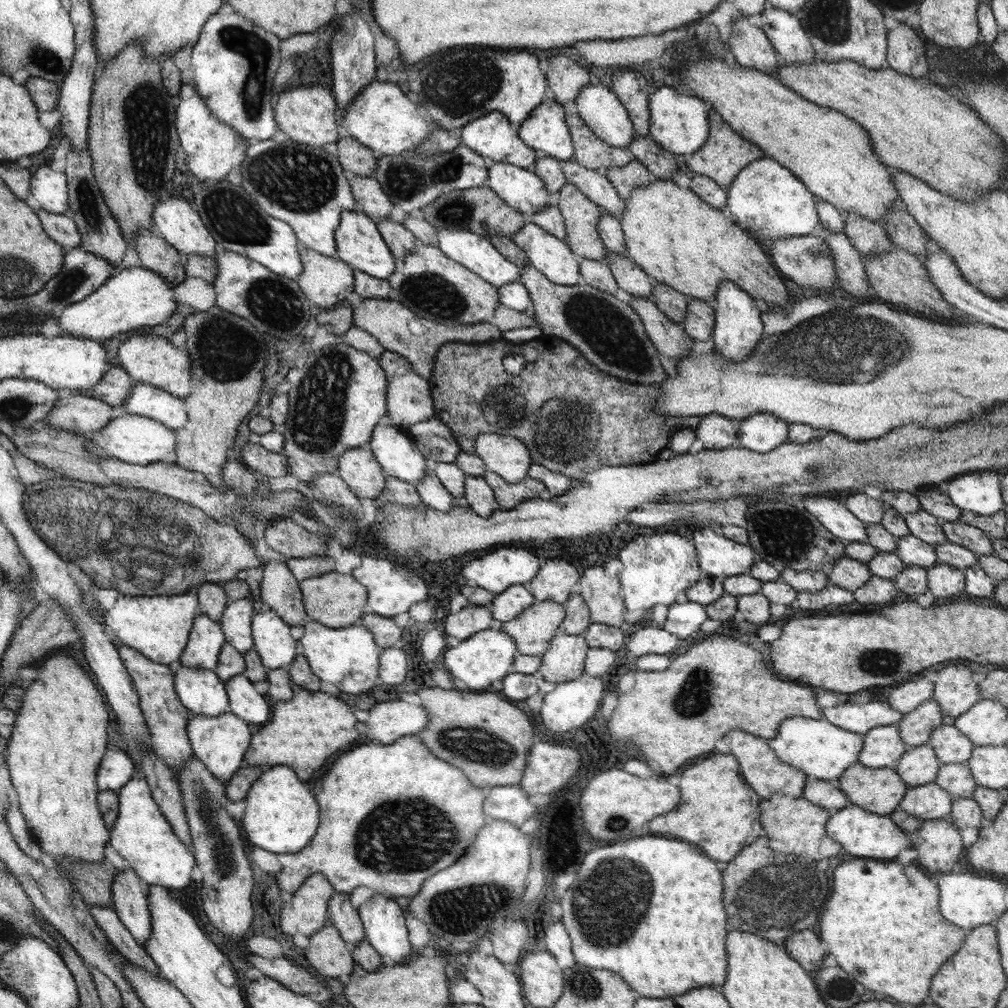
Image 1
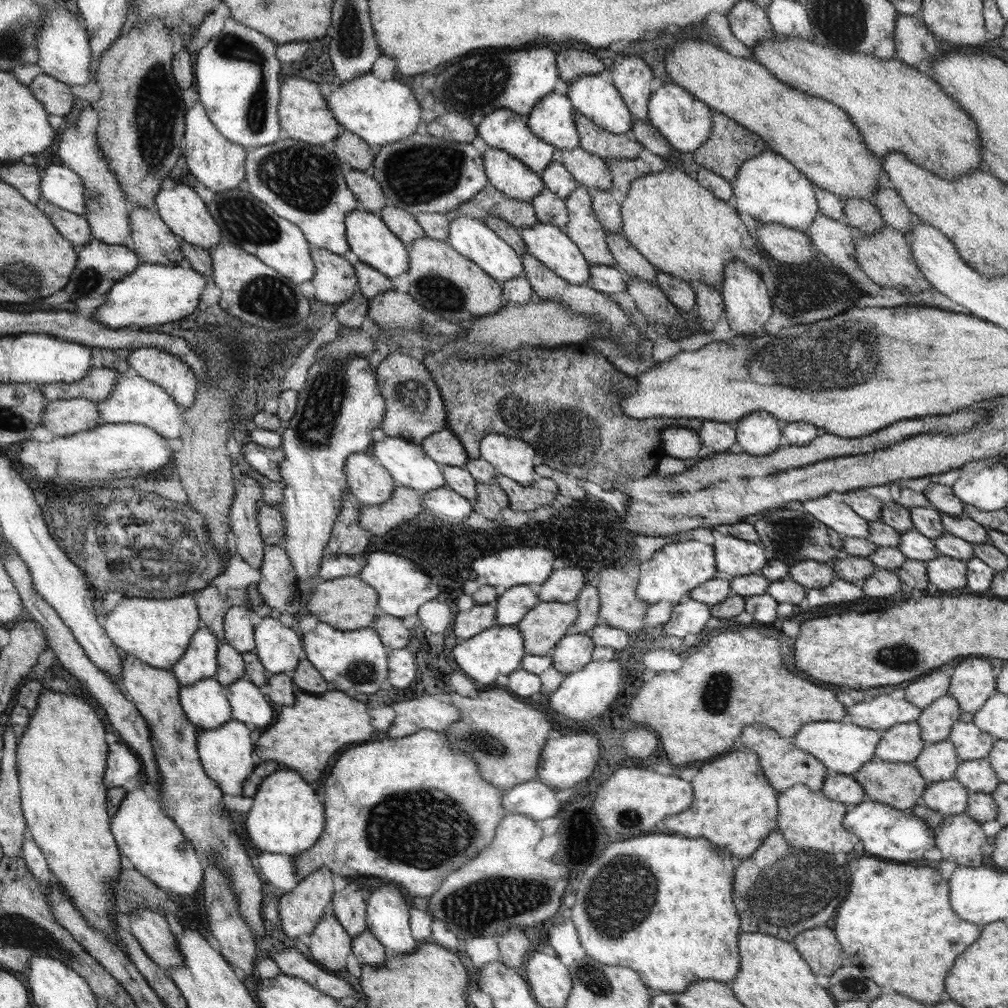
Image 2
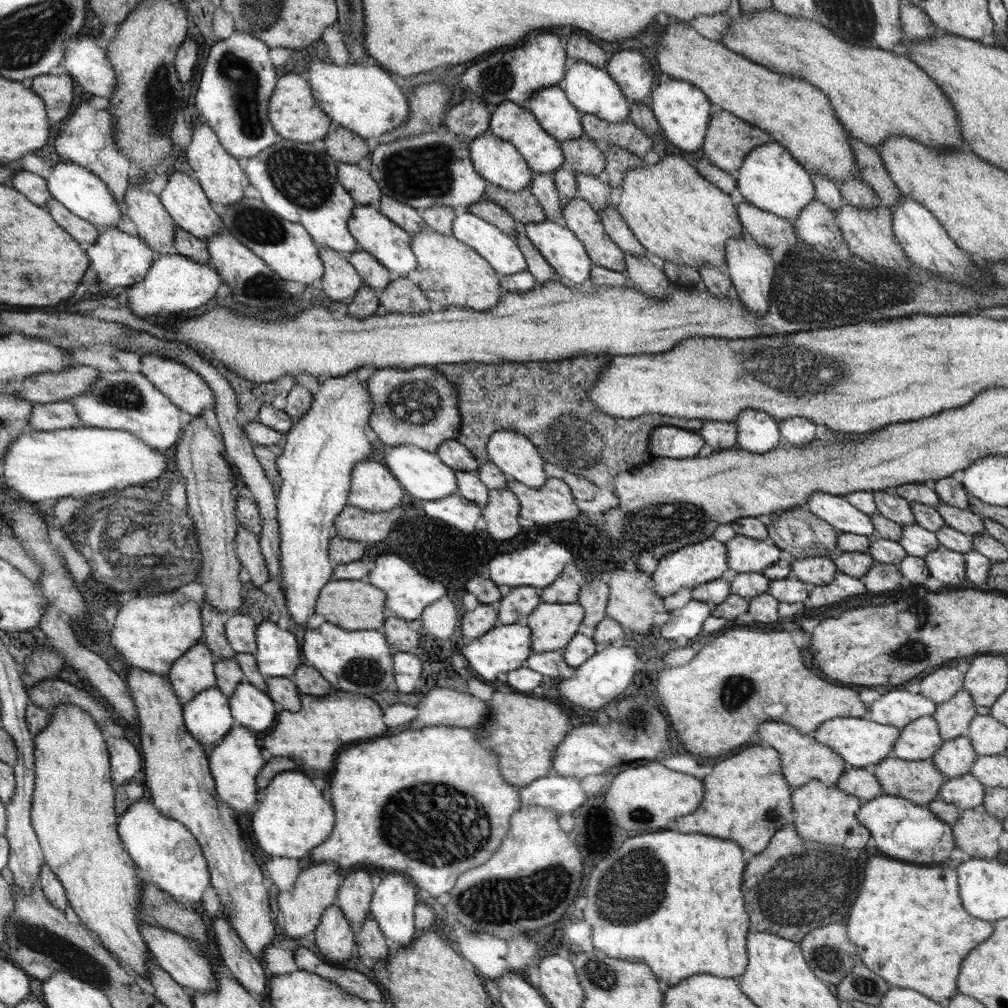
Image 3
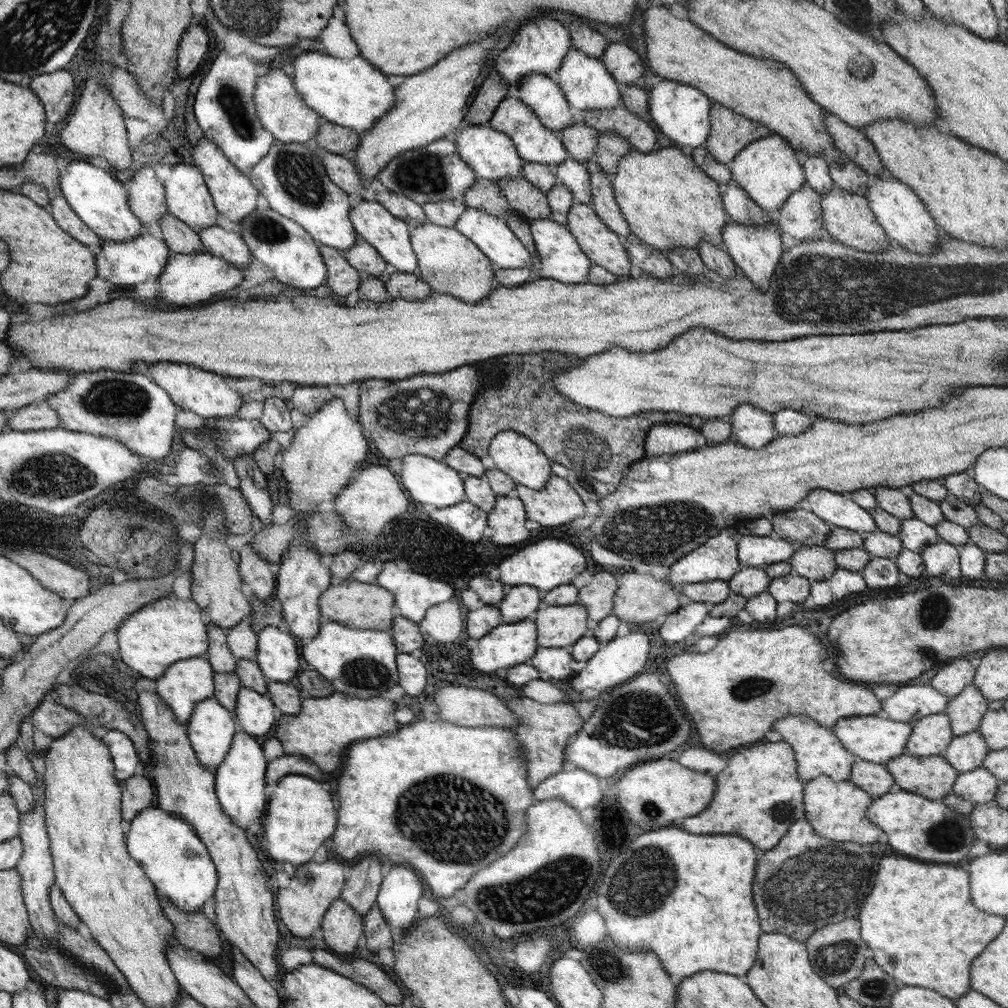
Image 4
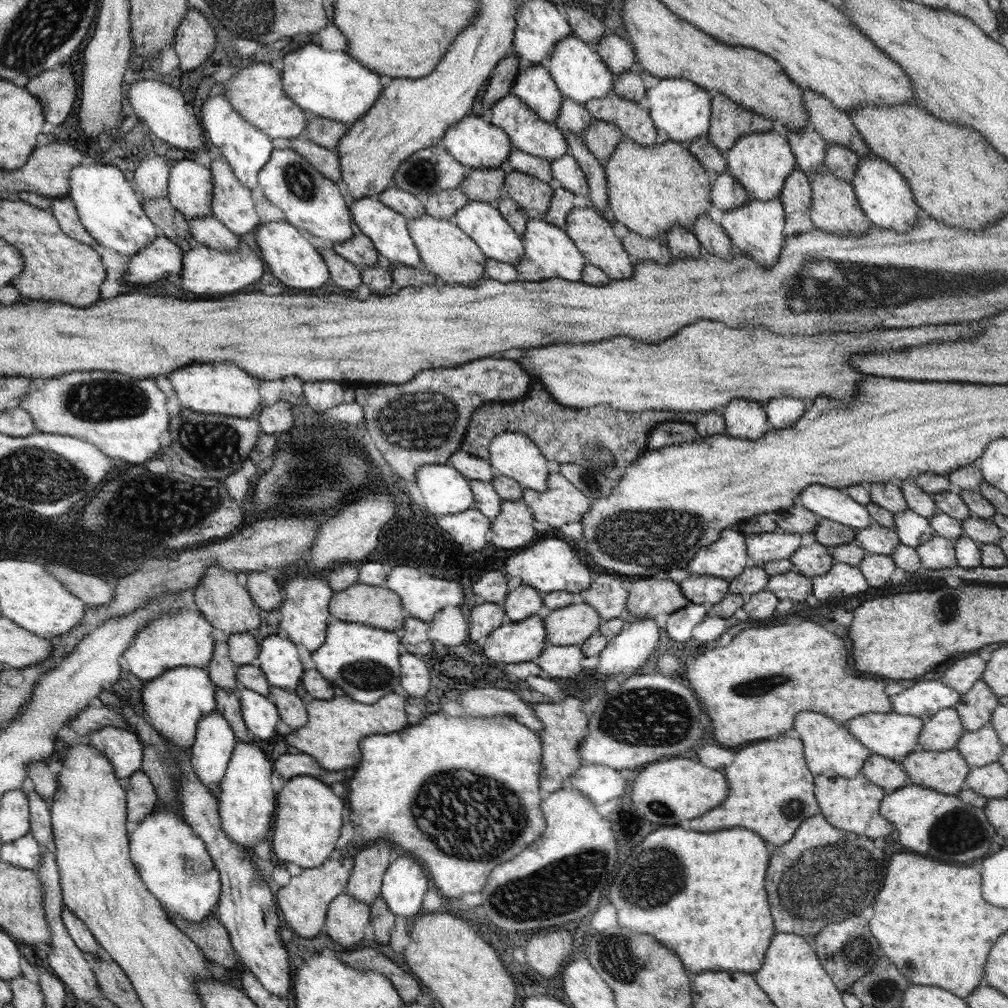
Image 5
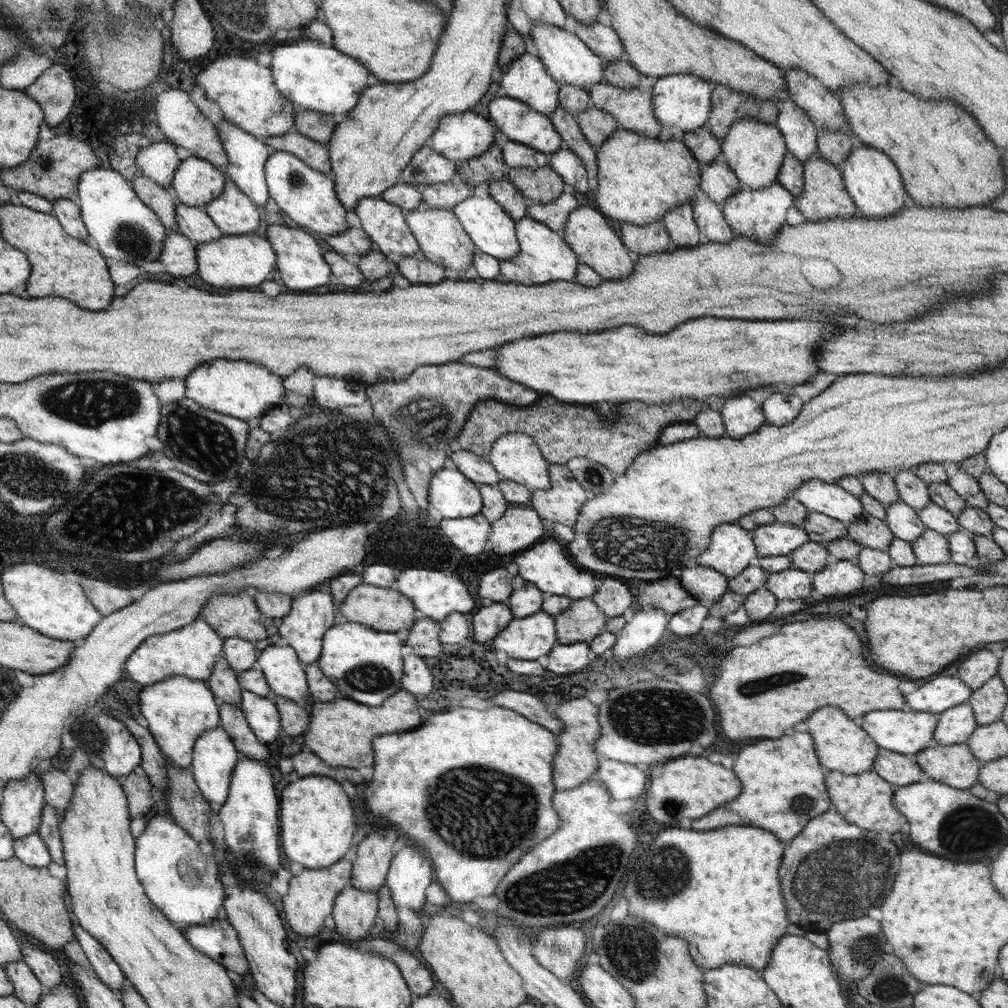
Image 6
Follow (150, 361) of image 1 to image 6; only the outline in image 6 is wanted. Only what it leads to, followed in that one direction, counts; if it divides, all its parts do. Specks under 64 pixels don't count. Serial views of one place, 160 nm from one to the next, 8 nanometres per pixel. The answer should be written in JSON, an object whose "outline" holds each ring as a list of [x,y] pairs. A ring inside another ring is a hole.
{"outline":[[[214,360],[204,364],[194,372],[194,376],[186,376],[185,397],[194,400],[204,408],[219,413],[227,413],[239,420],[249,421],[262,417],[274,407],[279,407],[285,398],[282,378],[270,374],[264,366],[254,366],[244,360]]]}

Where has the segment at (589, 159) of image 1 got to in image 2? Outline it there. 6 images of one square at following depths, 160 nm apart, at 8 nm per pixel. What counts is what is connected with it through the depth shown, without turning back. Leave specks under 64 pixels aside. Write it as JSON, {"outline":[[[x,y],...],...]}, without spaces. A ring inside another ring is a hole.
{"outline":[[[576,114],[576,125],[580,134],[580,147],[605,162],[613,159],[638,159],[644,150],[641,142],[634,140],[630,134],[608,132],[583,114]]]}

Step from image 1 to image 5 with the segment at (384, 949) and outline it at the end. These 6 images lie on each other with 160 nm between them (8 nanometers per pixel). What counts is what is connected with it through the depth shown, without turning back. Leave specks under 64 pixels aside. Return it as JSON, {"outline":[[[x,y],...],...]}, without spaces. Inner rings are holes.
{"outline":[[[401,853],[386,871],[382,899],[397,917],[414,916],[422,908],[428,882],[428,874],[416,858]]]}

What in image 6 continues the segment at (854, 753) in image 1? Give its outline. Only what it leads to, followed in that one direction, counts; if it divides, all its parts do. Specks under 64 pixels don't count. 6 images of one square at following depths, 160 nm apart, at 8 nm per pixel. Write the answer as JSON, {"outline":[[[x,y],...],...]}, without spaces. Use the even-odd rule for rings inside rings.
{"outline":[[[878,710],[862,715],[859,725],[874,739],[879,748],[902,755],[916,756],[928,746],[934,744],[934,731],[938,714],[932,712],[914,712],[905,710]]]}

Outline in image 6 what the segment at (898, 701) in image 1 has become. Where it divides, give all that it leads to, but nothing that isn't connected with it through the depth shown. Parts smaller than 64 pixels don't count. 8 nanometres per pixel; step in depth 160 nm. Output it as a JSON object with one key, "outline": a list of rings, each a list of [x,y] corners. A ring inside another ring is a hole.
{"outline":[[[990,650],[974,651],[958,668],[960,681],[970,690],[978,690],[998,674],[999,659]]]}

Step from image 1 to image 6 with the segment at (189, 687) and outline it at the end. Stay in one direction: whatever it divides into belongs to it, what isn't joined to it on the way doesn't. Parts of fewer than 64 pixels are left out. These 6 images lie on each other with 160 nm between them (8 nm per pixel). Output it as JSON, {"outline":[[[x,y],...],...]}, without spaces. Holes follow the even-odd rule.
{"outline":[[[221,726],[206,731],[193,748],[193,768],[196,784],[199,786],[202,796],[208,802],[216,802],[223,805],[229,796],[229,784],[231,783],[233,772],[240,762],[240,753],[234,744],[232,737]]]}

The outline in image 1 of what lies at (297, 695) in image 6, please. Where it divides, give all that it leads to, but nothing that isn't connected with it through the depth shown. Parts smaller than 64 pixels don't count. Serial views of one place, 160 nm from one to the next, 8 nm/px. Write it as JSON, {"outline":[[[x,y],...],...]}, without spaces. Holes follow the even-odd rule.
{"outline":[[[276,612],[259,613],[252,621],[253,651],[268,669],[284,669],[296,658],[296,640],[290,636],[290,624]]]}

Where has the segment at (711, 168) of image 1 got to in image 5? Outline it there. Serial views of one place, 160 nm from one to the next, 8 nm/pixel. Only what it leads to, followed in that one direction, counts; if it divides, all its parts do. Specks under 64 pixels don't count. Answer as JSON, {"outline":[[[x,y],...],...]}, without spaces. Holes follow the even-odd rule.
{"outline":[[[720,93],[714,95],[714,124],[710,124],[710,143],[722,153],[730,151],[742,136],[773,131],[773,120],[742,108]]]}

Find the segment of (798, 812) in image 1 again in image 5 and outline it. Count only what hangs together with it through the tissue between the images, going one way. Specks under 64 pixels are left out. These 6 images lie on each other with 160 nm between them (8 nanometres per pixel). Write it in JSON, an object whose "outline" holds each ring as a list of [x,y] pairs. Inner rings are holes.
{"outline":[[[826,770],[824,774],[816,776],[815,785],[821,814],[834,828],[856,835],[868,836],[872,840],[882,838],[882,836],[895,837],[894,825],[879,813],[879,806],[886,791],[870,782],[861,772],[854,778],[846,779],[836,776],[832,770]]]}

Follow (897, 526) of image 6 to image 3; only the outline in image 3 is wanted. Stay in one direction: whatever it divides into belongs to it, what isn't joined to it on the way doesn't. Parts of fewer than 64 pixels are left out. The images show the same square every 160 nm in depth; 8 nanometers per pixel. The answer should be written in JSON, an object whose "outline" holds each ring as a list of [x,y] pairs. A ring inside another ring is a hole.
{"outline":[[[916,523],[901,527],[899,543],[908,555],[918,558],[925,558],[927,554],[943,547],[935,532],[930,532]]]}

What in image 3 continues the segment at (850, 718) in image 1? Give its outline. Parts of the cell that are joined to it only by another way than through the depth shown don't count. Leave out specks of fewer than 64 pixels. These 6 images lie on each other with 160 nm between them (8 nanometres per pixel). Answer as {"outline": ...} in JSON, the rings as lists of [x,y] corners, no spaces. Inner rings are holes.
{"outline":[[[892,690],[868,706],[865,718],[878,723],[905,727],[907,724],[924,716],[932,716],[938,704],[920,693],[910,693],[907,690]]]}

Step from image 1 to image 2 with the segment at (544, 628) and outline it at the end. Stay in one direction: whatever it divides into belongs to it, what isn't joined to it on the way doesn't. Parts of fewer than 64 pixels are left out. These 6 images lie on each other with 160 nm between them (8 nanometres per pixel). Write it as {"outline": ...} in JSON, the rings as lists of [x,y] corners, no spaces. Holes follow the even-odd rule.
{"outline":[[[544,601],[539,602],[533,611],[526,614],[525,619],[517,625],[525,636],[526,656],[524,656],[522,669],[538,677],[544,670],[548,670],[553,661],[551,657],[553,649],[561,643],[569,629],[577,622],[579,614],[580,610],[573,603]]]}

